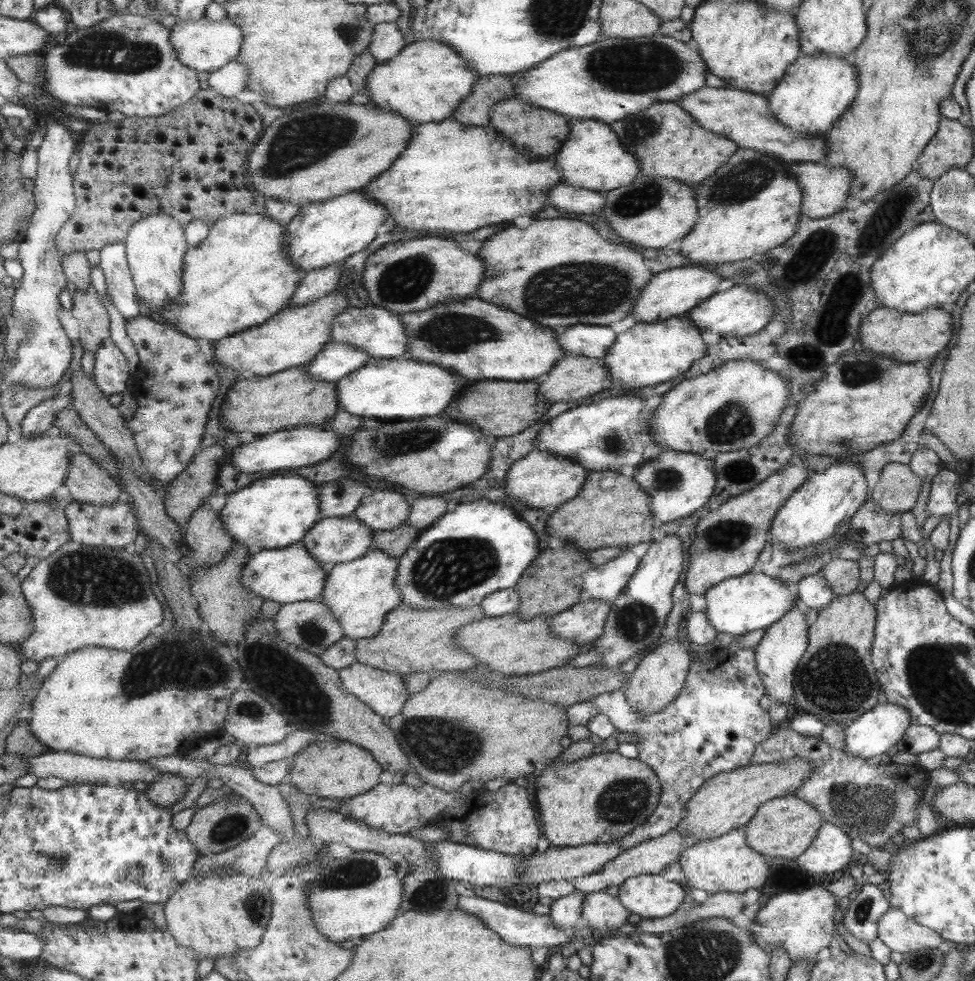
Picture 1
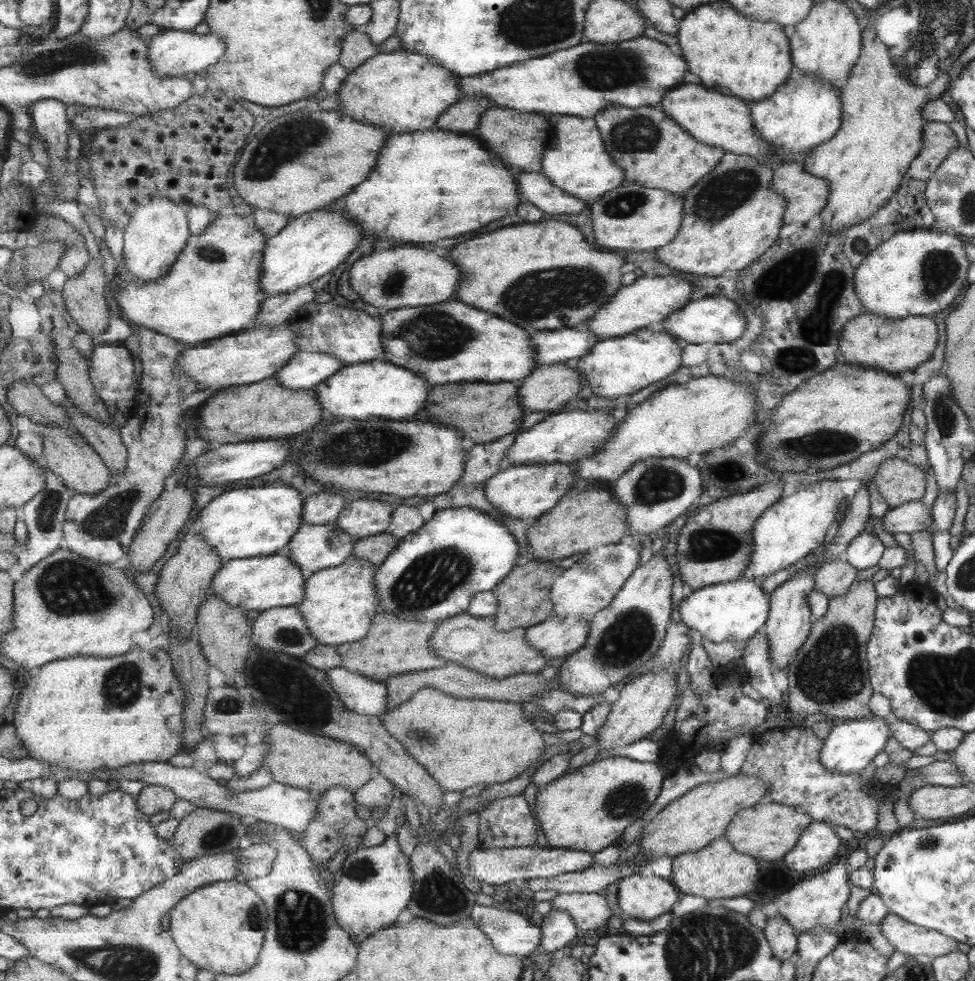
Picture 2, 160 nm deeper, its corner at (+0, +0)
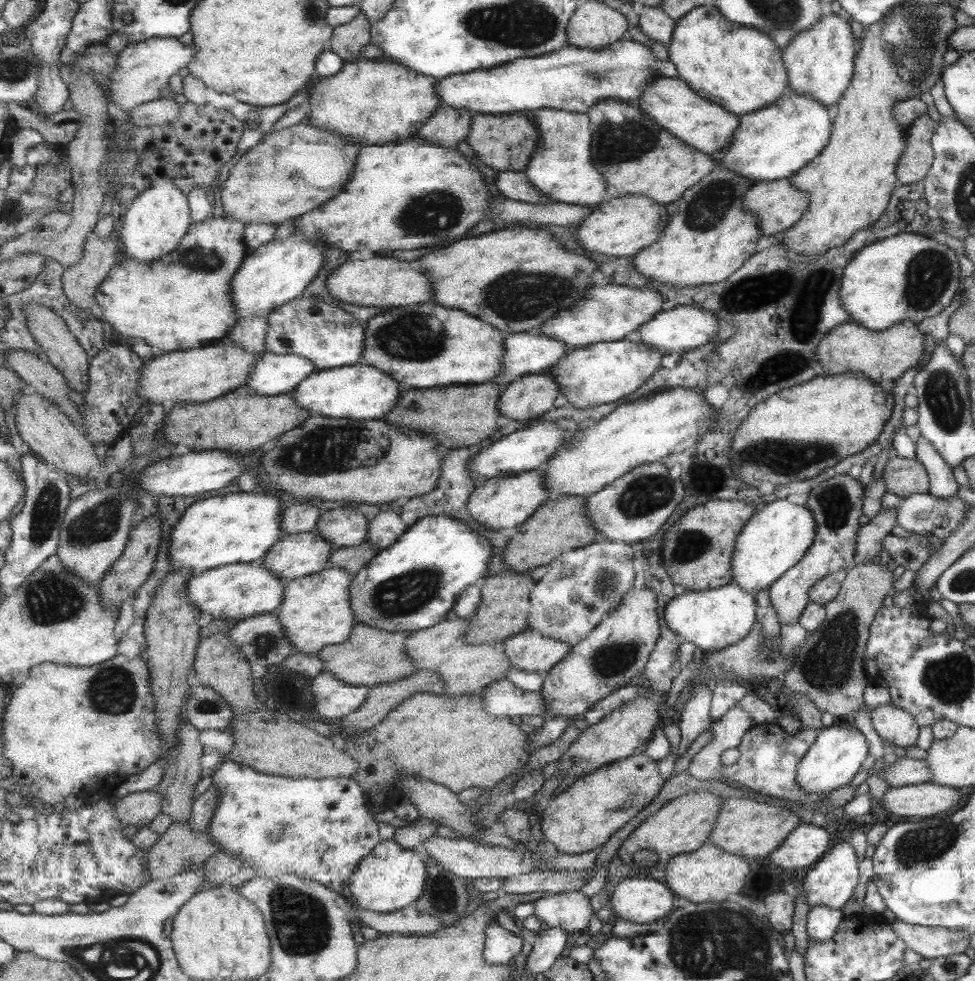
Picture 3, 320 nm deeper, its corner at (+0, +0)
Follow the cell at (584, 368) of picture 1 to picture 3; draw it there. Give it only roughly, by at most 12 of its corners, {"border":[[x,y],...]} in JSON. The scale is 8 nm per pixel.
{"border":[[549,369],[526,374],[503,391],[498,412],[519,422],[554,408]]}

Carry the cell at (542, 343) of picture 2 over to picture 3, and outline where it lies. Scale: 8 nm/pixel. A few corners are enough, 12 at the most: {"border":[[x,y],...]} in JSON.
{"border":[[537,332],[509,335],[498,384],[547,371],[569,350]]}

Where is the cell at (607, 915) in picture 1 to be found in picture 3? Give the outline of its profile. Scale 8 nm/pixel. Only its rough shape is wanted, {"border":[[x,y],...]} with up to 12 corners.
{"border":[[580,891],[548,894],[533,903],[537,919],[565,932],[591,918]]}

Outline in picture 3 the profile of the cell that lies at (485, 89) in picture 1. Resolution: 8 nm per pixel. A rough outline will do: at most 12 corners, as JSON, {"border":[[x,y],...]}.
{"border":[[443,103],[415,138],[456,148],[473,111]]}

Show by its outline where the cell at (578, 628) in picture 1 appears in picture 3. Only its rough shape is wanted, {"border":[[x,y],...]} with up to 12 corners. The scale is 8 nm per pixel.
{"border":[[531,630],[509,638],[515,669],[549,674],[570,652],[567,642]]}

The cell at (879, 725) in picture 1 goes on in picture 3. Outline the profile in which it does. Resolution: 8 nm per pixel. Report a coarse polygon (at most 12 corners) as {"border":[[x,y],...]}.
{"border":[[849,721],[823,727],[797,764],[805,792],[827,795],[868,755]]}

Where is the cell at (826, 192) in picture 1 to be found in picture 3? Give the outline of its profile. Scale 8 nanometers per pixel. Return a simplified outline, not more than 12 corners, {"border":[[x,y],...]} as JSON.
{"border":[[788,178],[755,183],[744,200],[761,238],[786,231],[809,206]]}

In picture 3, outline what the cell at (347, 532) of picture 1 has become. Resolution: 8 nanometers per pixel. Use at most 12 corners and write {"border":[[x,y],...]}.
{"border":[[286,534],[264,564],[283,584],[329,569],[334,545]]}

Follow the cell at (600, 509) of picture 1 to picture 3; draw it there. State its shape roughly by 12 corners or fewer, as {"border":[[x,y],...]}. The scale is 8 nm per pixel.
{"border":[[549,498],[515,528],[504,564],[527,573],[600,539],[586,500]]}

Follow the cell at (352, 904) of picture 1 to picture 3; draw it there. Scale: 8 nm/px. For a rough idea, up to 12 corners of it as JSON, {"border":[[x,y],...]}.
{"border":[[381,841],[357,865],[358,906],[392,913],[426,891],[427,856]]}

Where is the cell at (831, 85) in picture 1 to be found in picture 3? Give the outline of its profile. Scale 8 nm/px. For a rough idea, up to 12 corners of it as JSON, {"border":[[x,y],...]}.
{"border":[[785,90],[738,116],[716,167],[787,179],[830,142],[813,96]]}

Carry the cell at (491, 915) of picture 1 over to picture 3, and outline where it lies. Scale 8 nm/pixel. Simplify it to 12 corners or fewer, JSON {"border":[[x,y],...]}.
{"border":[[495,924],[486,930],[487,964],[510,965],[523,940]]}

